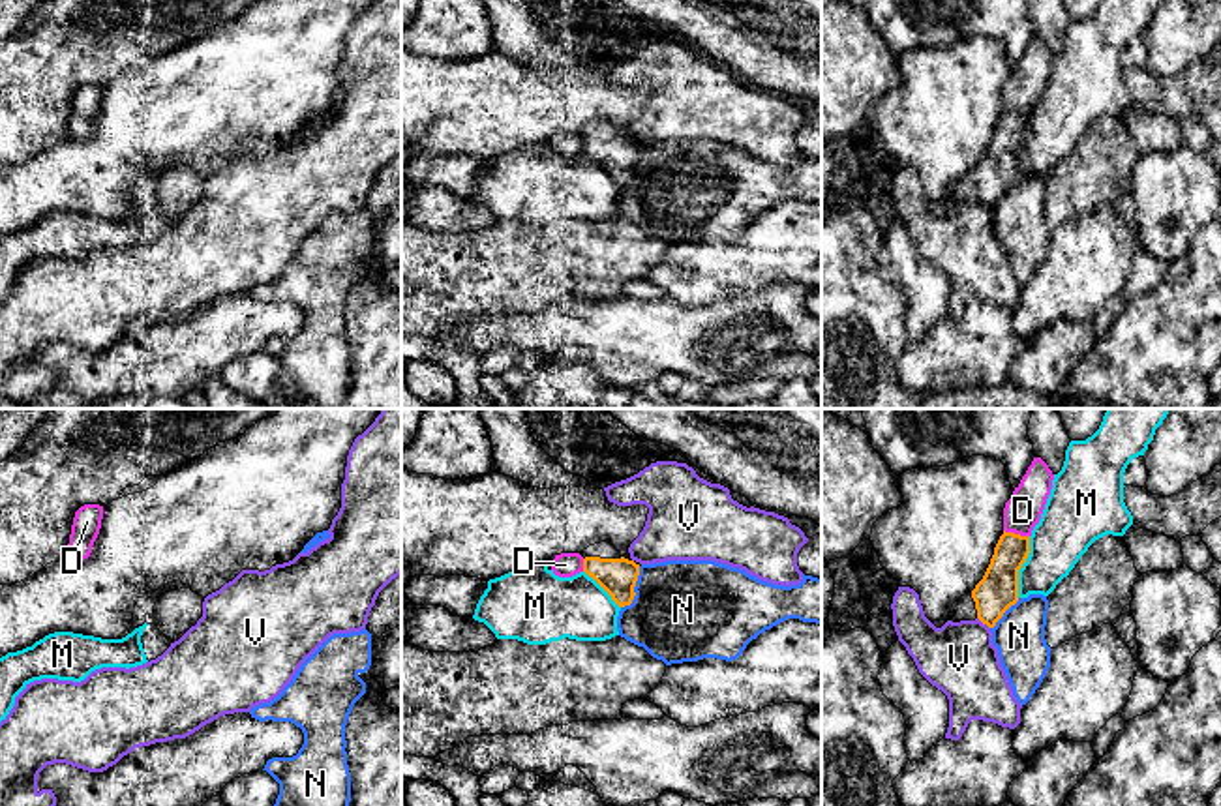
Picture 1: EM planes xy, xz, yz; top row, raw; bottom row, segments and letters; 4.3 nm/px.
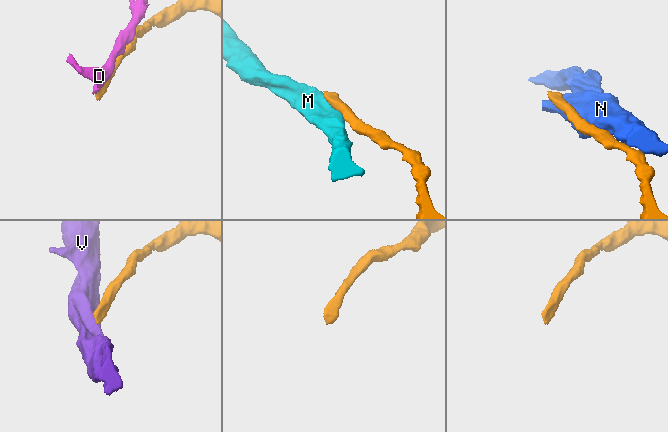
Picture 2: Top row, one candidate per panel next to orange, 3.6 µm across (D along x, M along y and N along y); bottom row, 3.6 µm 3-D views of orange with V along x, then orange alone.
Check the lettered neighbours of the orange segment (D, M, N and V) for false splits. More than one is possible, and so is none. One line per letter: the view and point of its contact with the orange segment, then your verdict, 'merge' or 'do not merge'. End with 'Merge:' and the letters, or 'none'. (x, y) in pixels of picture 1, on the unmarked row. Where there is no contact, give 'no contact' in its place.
D: meets orange in yz at (1017, 115); do not merge
M: meets orange in yz at (1021, 147); do not merge
N: meets orange in xz at (633, 169); do not merge
V: meets orange in yz at (983, 203); do not merge
Merge: none

